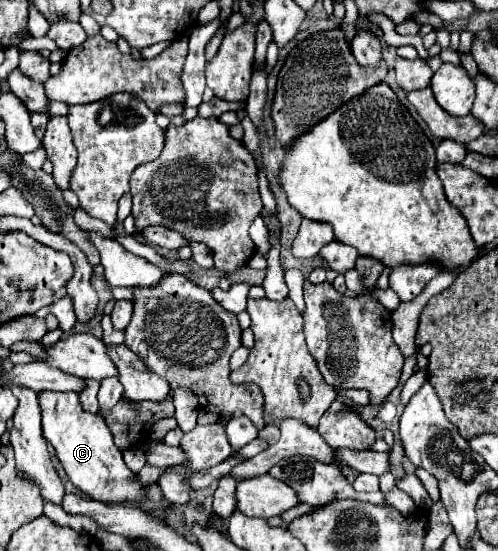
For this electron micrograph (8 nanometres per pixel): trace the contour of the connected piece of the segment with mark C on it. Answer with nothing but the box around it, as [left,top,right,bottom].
[38,391,144,503]

